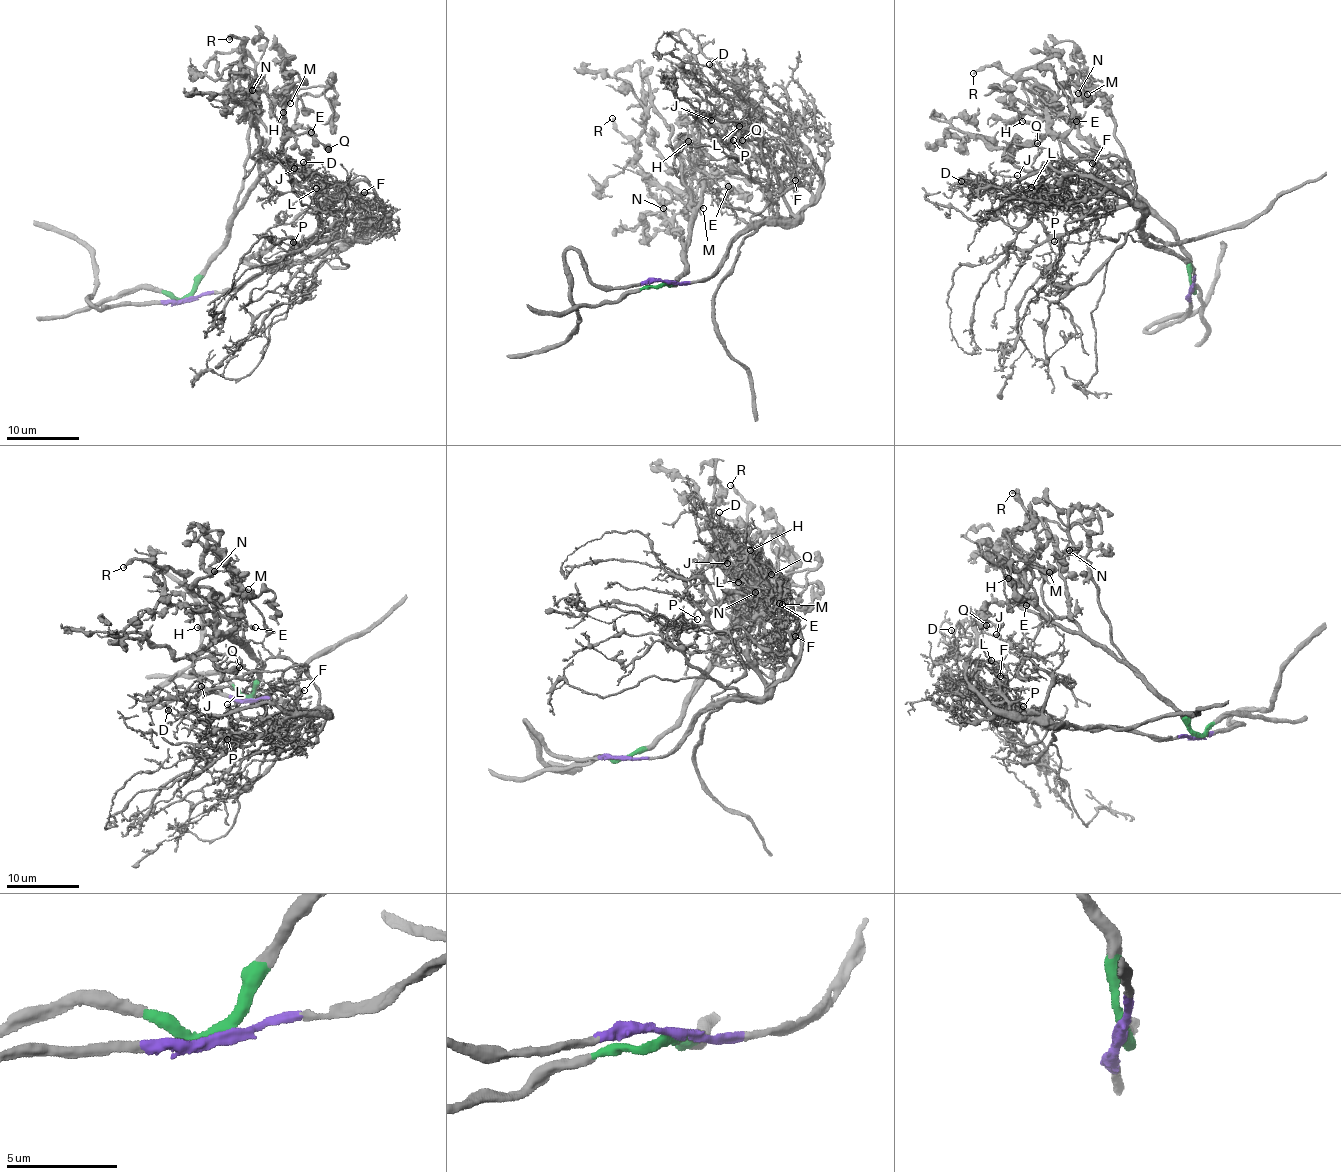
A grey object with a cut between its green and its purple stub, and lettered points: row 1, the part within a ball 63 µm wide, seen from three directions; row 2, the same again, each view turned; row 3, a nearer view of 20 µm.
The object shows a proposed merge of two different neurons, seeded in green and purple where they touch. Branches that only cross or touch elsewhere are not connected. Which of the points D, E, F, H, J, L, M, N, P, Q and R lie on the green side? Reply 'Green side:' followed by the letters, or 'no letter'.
Green side: E, H, M, N, Q, R

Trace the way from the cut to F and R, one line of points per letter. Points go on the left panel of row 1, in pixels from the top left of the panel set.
F: (187, 297), (238, 290), (269, 268), (337, 252), (370, 227), (357, 195), (364, 192)
R: (187, 297), (195, 276), (223, 247), (262, 160), (257, 123), (241, 88), (245, 53), (240, 40), (228, 39)

